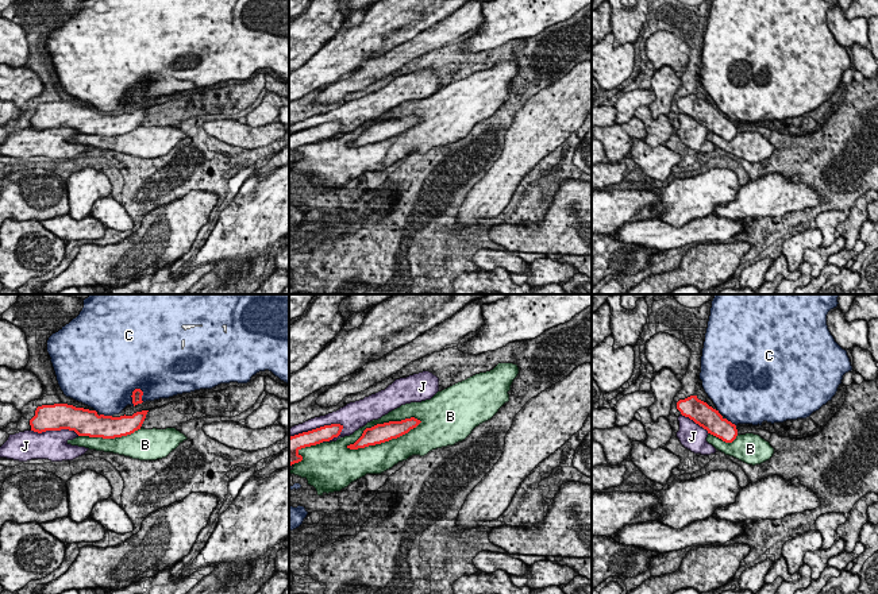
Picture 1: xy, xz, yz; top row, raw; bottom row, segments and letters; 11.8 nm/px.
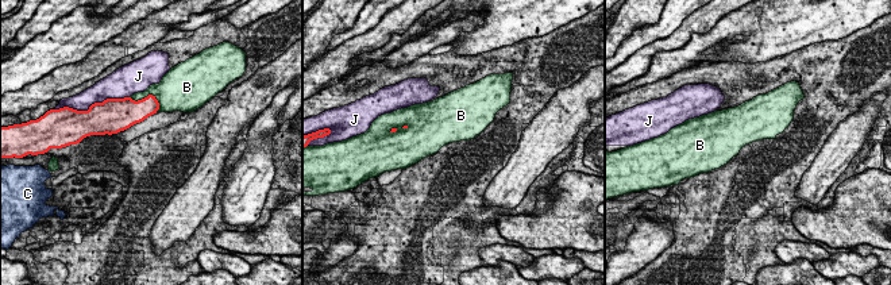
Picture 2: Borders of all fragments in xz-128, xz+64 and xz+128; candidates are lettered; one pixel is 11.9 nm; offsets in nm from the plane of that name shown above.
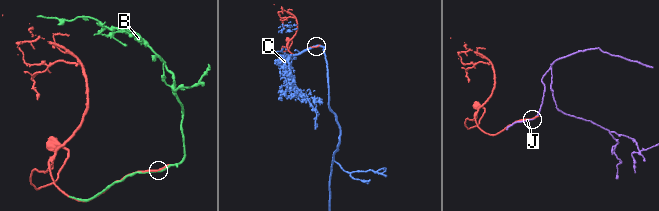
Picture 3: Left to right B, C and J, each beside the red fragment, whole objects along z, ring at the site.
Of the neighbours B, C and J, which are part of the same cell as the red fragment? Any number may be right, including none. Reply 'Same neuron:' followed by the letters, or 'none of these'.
Same neuron: none of these

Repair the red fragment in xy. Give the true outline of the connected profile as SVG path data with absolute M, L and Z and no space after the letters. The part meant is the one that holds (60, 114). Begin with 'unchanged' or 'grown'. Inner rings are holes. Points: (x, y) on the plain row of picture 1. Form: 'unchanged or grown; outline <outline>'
unchanged; outline M68 101L42 103L30 117L31 128L74 128L78 134L115 136L140 127L149 108L132 113L104 113L96 108L76 105Z

